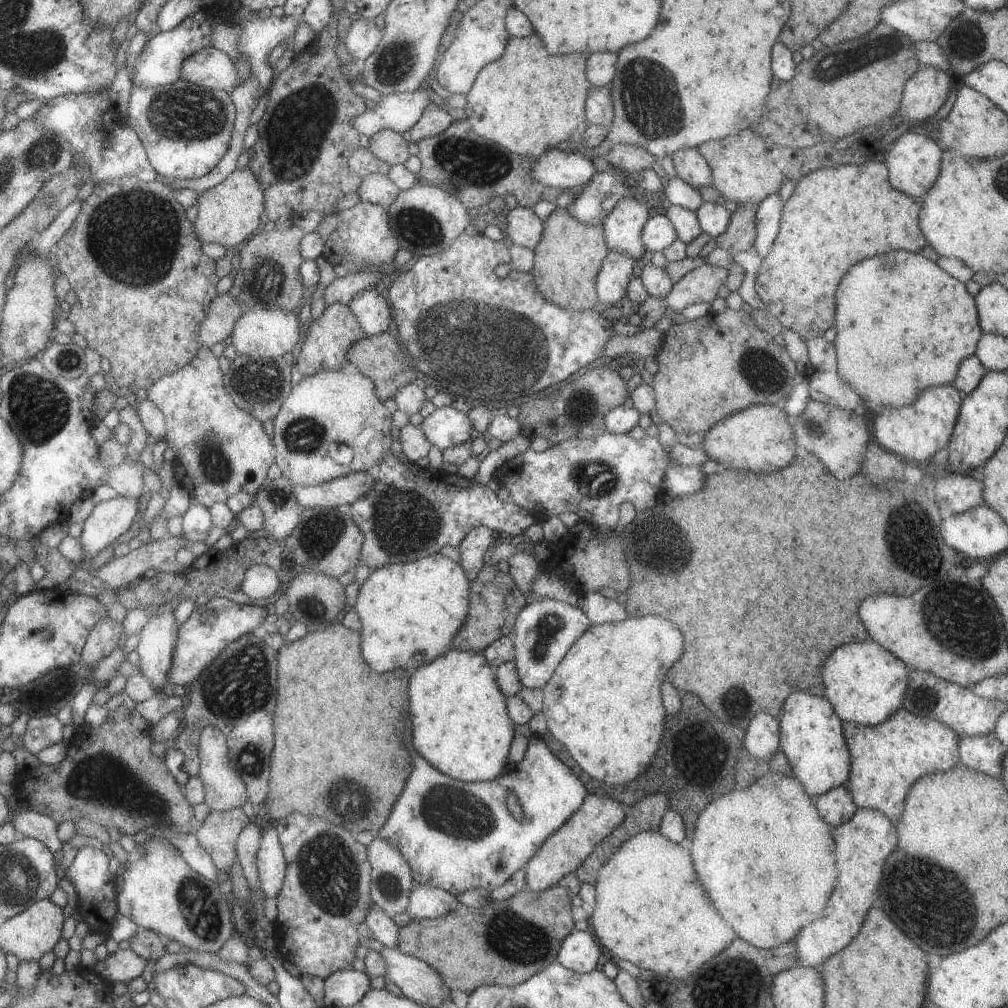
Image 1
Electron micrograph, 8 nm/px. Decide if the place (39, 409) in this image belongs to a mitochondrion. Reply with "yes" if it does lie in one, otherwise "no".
yes

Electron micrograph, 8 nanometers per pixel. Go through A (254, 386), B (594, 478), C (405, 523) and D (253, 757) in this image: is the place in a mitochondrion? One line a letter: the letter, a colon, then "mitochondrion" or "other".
A: mitochondrion
B: mitochondrion
C: mitochondrion
D: mitochondrion

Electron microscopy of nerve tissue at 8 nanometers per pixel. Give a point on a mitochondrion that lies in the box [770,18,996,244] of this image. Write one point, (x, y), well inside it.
(968, 42)

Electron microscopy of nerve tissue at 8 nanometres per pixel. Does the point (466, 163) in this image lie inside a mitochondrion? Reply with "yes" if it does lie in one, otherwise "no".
yes

